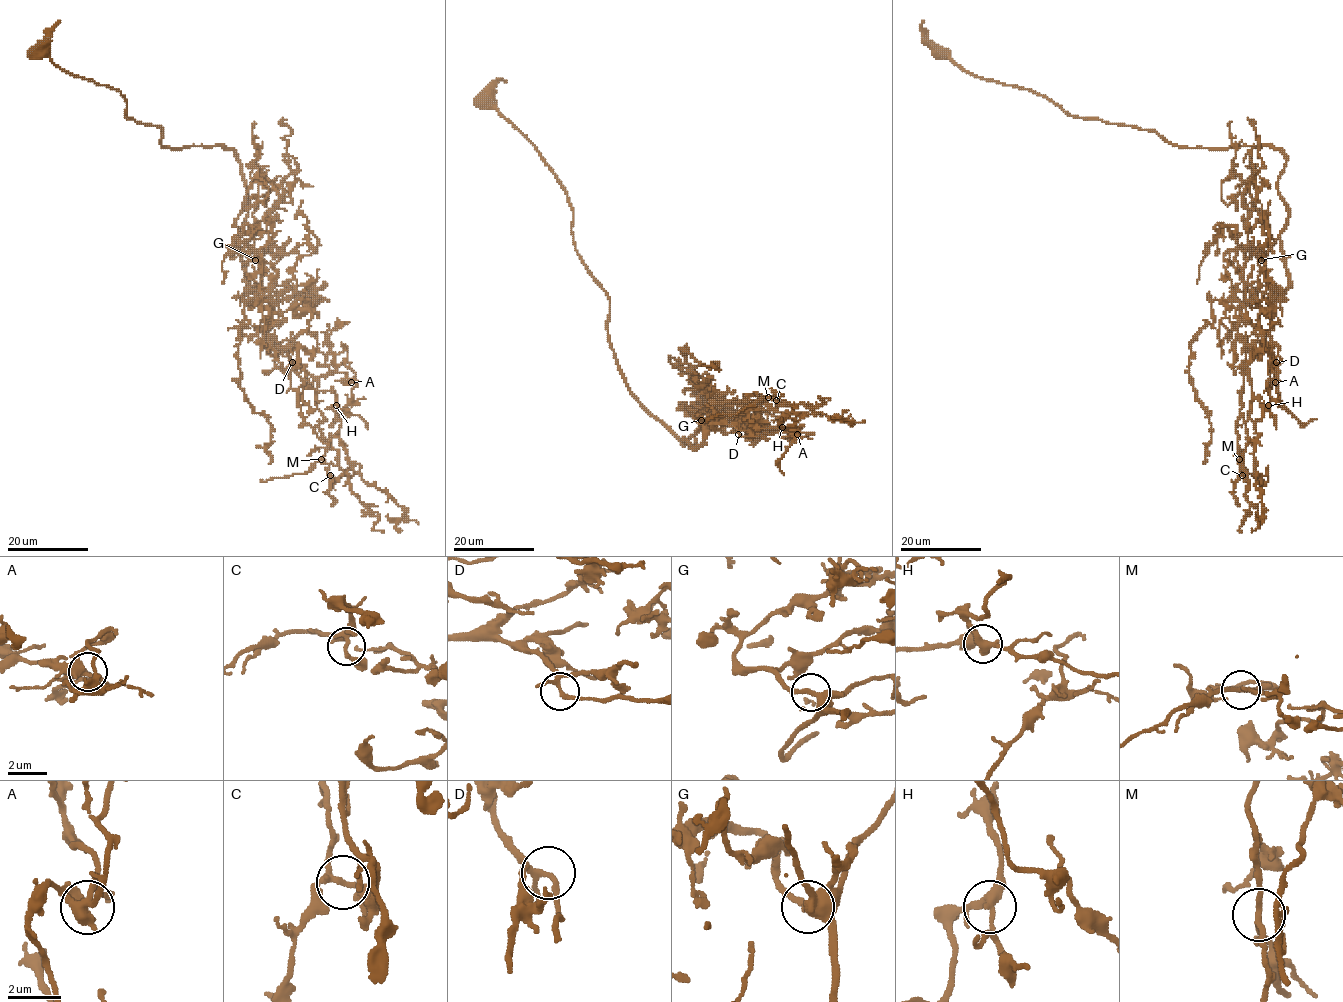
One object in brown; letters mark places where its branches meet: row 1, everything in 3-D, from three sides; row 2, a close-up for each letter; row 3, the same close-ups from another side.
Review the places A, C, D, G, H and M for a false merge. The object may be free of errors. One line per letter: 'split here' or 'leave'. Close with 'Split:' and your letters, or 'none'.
A: leave
C: leave
D: leave
G: leave
H: leave
M: leave
Split: none

